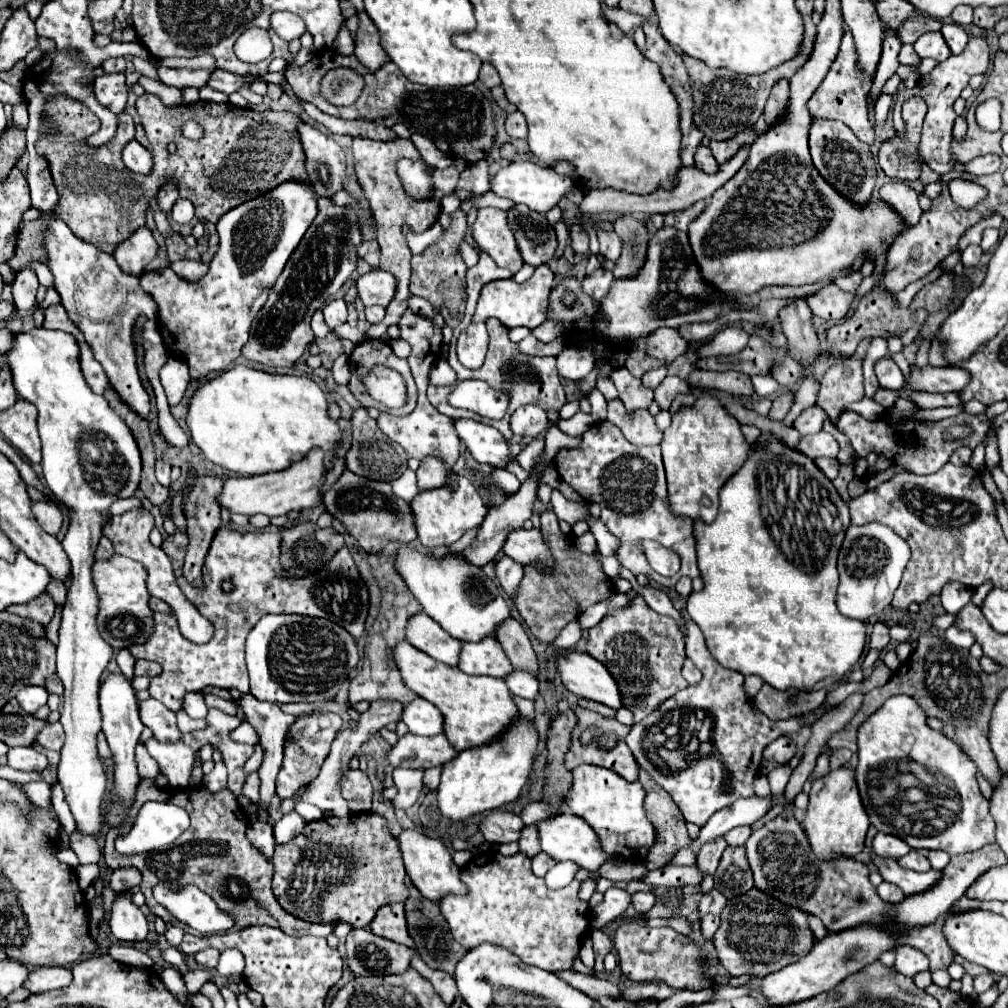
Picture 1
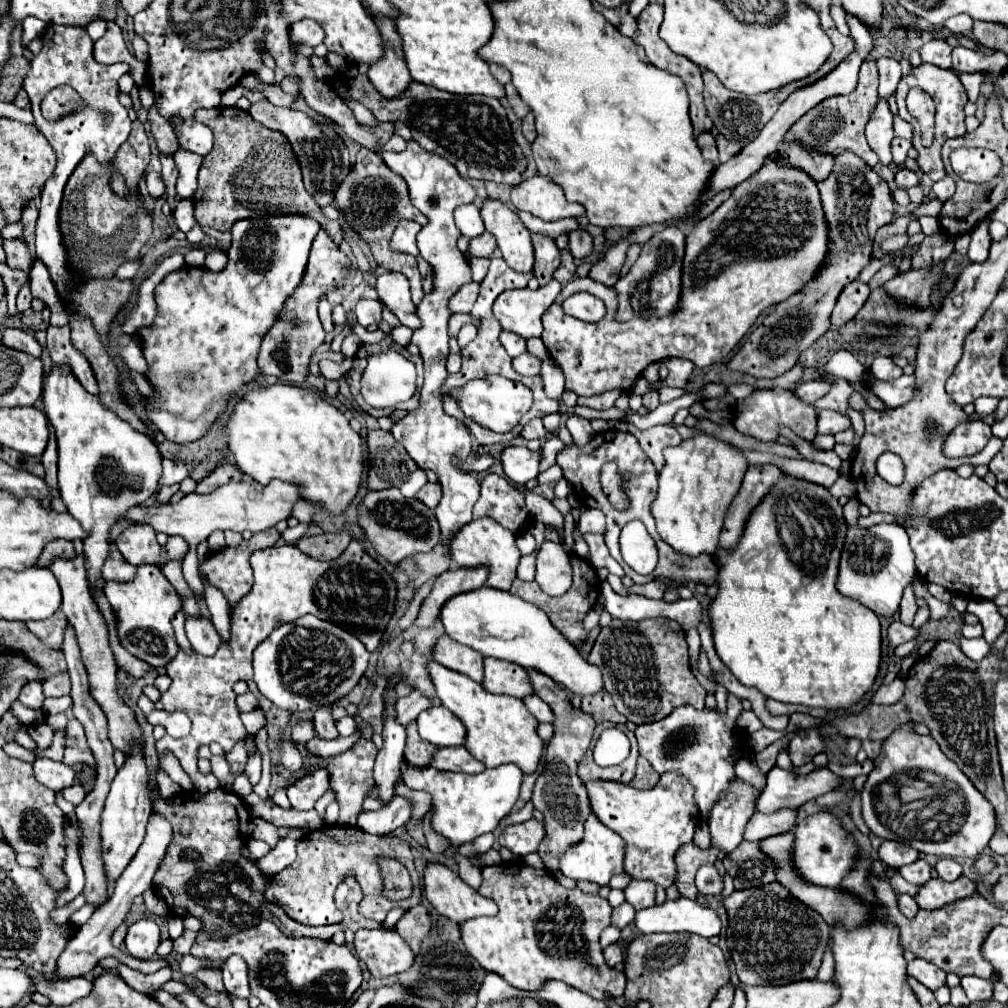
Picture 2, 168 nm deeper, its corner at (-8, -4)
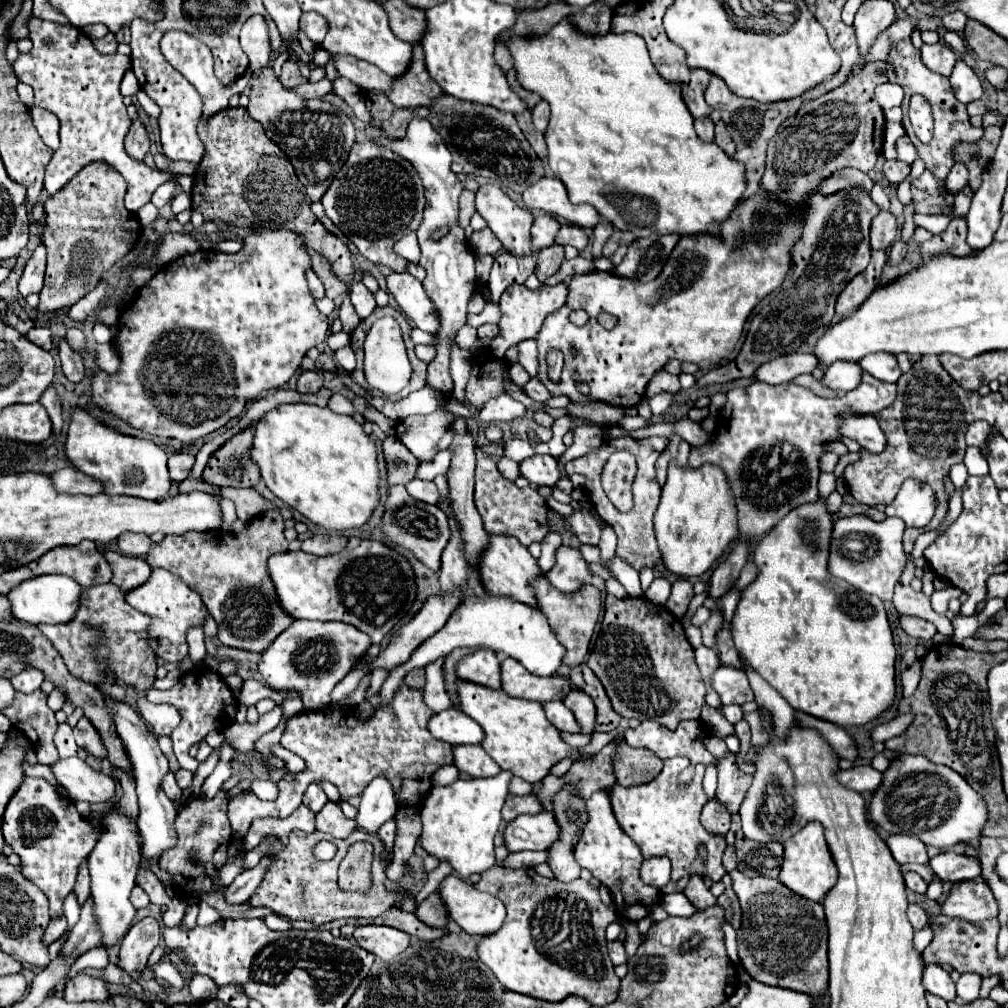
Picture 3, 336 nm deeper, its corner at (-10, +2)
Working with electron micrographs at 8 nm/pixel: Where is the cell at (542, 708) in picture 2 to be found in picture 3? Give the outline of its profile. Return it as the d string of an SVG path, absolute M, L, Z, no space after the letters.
M549 702L543 704L547 718L561 730L561 732L571 732L571 734L579 734L581 728L573 716L573 712L563 704L563 702Z

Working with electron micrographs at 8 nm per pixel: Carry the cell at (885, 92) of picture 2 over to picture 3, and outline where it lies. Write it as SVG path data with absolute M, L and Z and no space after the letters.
M881 84L879 88L875 88L875 96L877 96L879 106L883 110L889 110L893 106L901 106L903 88L899 88L897 84Z

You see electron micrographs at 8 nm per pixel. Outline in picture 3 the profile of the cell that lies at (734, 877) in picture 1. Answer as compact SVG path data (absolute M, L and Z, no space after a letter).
M737 832L735 850L739 858L737 870L745 876L769 876L777 878L781 860L783 860L783 846L779 842L759 844L755 840L747 840L743 832Z

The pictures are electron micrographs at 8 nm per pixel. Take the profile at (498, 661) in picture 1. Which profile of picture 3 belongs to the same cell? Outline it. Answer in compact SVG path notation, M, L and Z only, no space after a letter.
M507 658L501 664L501 676L503 676L503 690L513 698L525 698L525 700L537 700L537 702L553 702L563 700L571 692L571 682L563 676L549 676L541 678L523 668L513 658Z

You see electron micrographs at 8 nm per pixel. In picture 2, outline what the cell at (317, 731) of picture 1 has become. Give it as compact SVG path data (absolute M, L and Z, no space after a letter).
M319 768L317 772L303 774L301 778L297 778L287 788L287 796L293 808L311 810L317 798L321 798L327 788L329 788L329 772L325 768Z

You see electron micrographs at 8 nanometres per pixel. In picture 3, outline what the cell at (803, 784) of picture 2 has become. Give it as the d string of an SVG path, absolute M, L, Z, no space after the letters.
M855 766L851 770L841 770L837 774L837 780L855 790L855 792L875 792L875 788L879 788L881 780L883 780L883 772L877 772L871 766Z

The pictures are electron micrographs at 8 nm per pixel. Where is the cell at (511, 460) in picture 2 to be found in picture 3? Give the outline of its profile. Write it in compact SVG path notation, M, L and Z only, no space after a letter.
M531 456L519 464L521 476L525 476L529 482L535 482L539 486L555 488L555 484L561 478L557 460L553 456Z

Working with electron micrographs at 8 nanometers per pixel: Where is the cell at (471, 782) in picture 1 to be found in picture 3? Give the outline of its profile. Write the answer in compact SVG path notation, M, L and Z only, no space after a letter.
M501 772L495 778L457 780L449 786L433 786L421 806L421 846L437 860L445 860L461 876L481 874L495 866L493 836L501 824L501 808L509 794L511 772Z

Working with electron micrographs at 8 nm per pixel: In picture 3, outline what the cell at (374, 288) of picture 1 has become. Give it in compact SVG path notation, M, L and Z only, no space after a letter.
M389 274L387 276L387 288L397 300L401 312L413 322L415 328L437 334L439 330L439 312L433 308L433 302L429 300L423 284L415 280L411 274Z

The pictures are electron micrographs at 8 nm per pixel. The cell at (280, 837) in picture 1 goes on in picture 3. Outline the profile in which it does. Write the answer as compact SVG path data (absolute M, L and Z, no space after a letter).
M263 858L257 868L241 872L241 874L231 882L231 886L225 888L225 900L227 900L229 904L243 904L243 902L247 902L247 898L249 898L249 896L255 892L255 888L259 886L259 882L261 882L261 878L263 878L263 874L265 874L265 870L267 870L269 864L271 864L271 860L269 860L269 858Z

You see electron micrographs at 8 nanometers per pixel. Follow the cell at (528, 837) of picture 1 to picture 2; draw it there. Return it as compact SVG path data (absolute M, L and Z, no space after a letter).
M529 668L527 674L529 674L529 680L531 680L535 694L549 704L549 708L553 710L553 716L555 716L553 718L555 734L549 740L549 746L545 752L543 776L537 778L535 788L533 788L533 796L531 796L533 806L537 810L541 810L545 816L545 822L543 822L545 824L545 838L541 840L537 854L543 858L545 866L551 872L555 872L555 870L559 870L559 856L563 854L563 850L583 838L583 822L591 812L585 784L577 776L577 766L579 766L581 758L585 756L589 742L593 738L595 720L589 714L585 714L583 710L575 710L569 702L569 692L563 686L559 686L555 680L551 680L549 676L545 676L533 668Z

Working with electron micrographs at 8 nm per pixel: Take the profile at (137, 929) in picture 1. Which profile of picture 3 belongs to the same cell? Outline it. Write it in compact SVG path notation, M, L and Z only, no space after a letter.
M143 918L131 926L131 932L121 942L117 966L127 972L135 982L141 982L141 972L147 964L149 954L161 940L161 928L155 918Z

